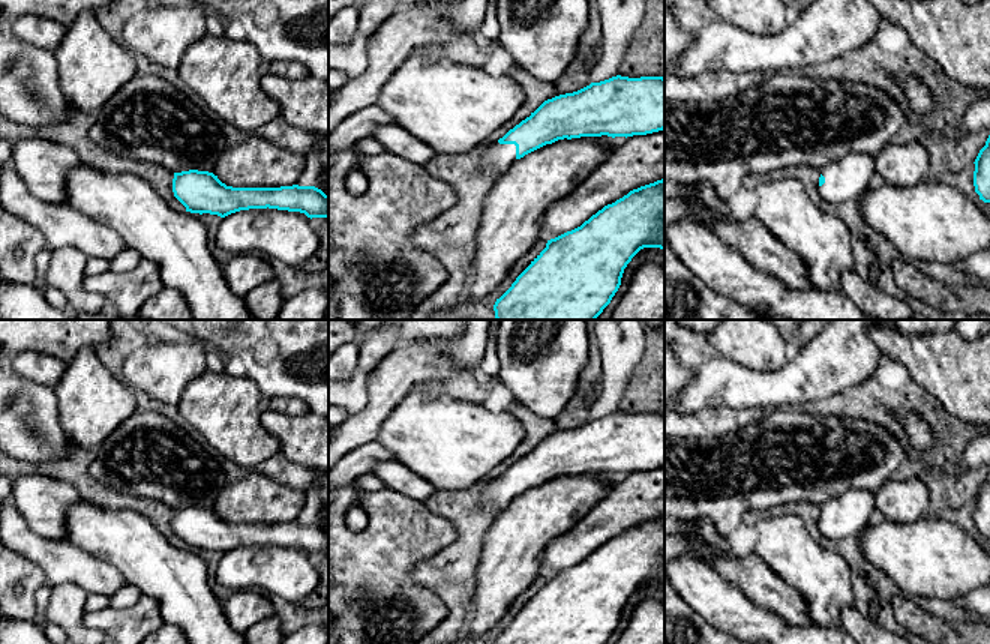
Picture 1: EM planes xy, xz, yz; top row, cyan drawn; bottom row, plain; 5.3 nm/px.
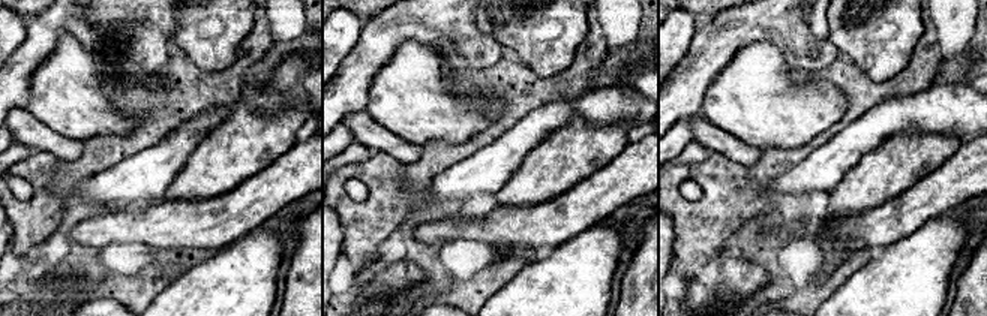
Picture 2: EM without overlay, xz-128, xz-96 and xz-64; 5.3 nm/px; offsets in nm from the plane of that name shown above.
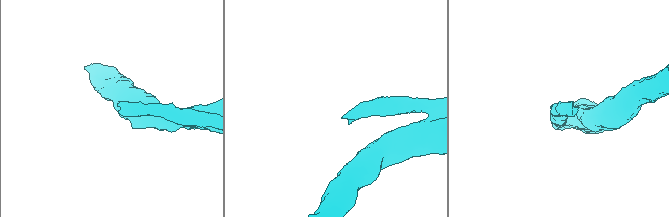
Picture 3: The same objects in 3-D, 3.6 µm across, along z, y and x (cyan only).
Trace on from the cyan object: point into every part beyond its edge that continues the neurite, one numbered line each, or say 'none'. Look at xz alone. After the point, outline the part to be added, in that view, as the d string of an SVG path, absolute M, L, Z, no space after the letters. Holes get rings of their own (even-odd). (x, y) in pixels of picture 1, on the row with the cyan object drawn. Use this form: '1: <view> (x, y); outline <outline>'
1: xz (498, 158); outline M495 141L482 149L480 164L484 168L494 171L496 179L506 174L514 162L516 162L514 144L500 144L498 141Z

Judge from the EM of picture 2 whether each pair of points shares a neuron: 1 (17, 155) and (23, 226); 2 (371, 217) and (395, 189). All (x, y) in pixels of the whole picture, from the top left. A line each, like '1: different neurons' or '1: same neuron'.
1: different neurons
2: same neuron

